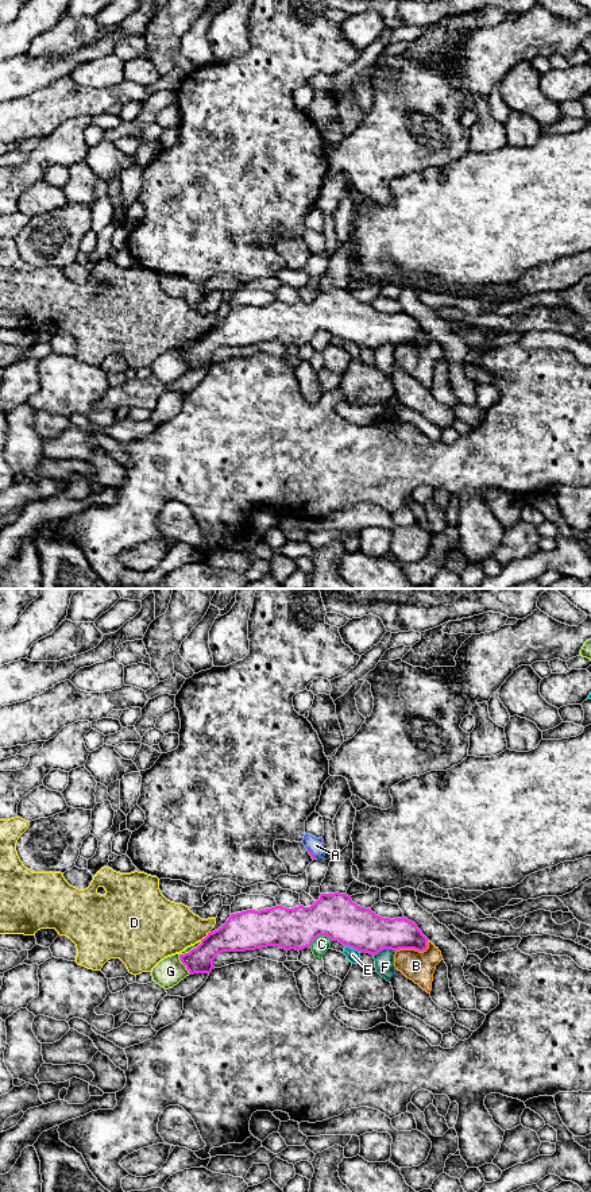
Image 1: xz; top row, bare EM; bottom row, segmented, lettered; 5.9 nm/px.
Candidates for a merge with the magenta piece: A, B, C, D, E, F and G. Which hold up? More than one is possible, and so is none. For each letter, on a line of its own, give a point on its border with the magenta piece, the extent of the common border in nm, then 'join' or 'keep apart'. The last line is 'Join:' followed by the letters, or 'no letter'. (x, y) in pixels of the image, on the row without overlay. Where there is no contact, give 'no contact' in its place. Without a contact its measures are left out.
A: contact xz (312, 249); length 80 nm; keep apart
B: contact xz (414, 344); length 220 nm; keep apart
C: contact xz (320, 330); length 150 nm; keep apart
D: contact xz (205, 332); length 80 nm; keep apart
E: contact xz (354, 343); length 100 nm; keep apart
F: contact xz (383, 343); length 130 nm; keep apart
G: contact xz (181, 350); length 220 nm; keep apart
Join: no letter

